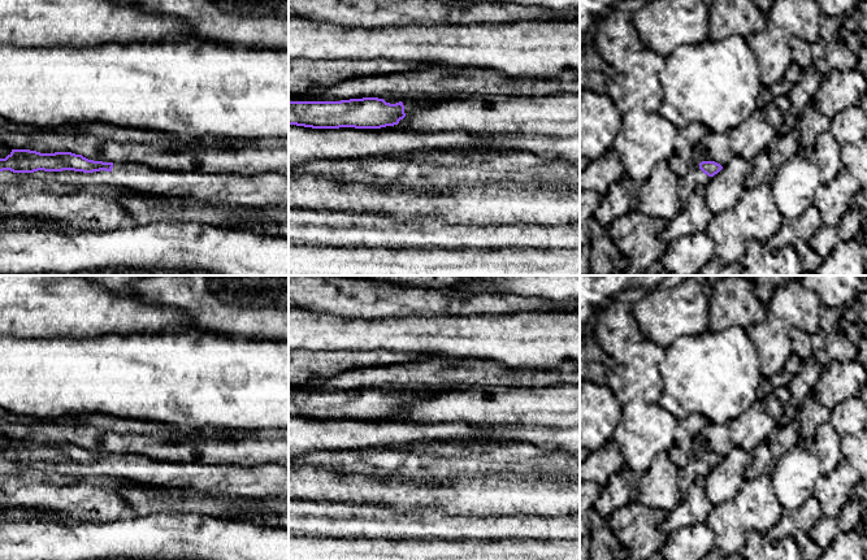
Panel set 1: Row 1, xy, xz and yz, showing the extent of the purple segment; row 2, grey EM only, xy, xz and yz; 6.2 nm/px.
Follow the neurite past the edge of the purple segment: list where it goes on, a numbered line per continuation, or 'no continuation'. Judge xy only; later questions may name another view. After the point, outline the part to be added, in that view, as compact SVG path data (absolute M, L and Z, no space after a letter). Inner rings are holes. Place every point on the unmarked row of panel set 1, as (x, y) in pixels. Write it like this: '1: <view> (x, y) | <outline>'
1: xy (252, 482) | M113 453L110 463L0 463L0 476L21 474L29 469L56 474L60 478L116 477L153 487L195 489L201 494L218 494L248 500L289 494L289 468L281 464L243 466L199 461L170 463L142 455L118 453Z

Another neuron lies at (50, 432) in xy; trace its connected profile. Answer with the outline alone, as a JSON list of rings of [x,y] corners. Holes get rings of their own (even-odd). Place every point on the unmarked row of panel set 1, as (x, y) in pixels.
[[[0,421],[0,434],[13,440],[40,444],[71,443],[94,452],[142,455],[170,463],[259,465],[289,468],[289,427],[251,430],[204,430],[196,437],[170,440],[165,434],[118,434],[81,424],[44,421],[29,426]]]

